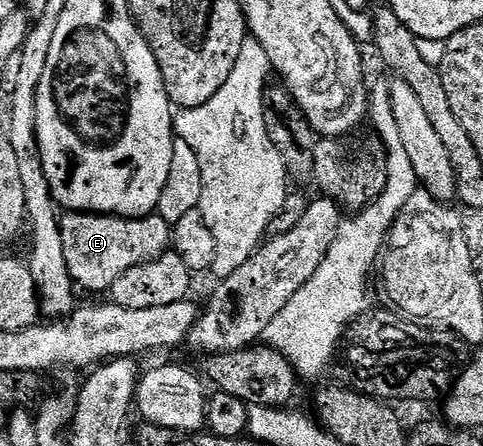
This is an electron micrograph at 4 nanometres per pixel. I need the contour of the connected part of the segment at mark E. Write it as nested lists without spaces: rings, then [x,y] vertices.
[[[70,212],[61,219],[64,260],[79,287],[86,290],[109,291],[117,278],[128,268],[150,262],[167,253],[172,242],[172,226],[155,212],[147,218],[115,218],[113,214]]]

